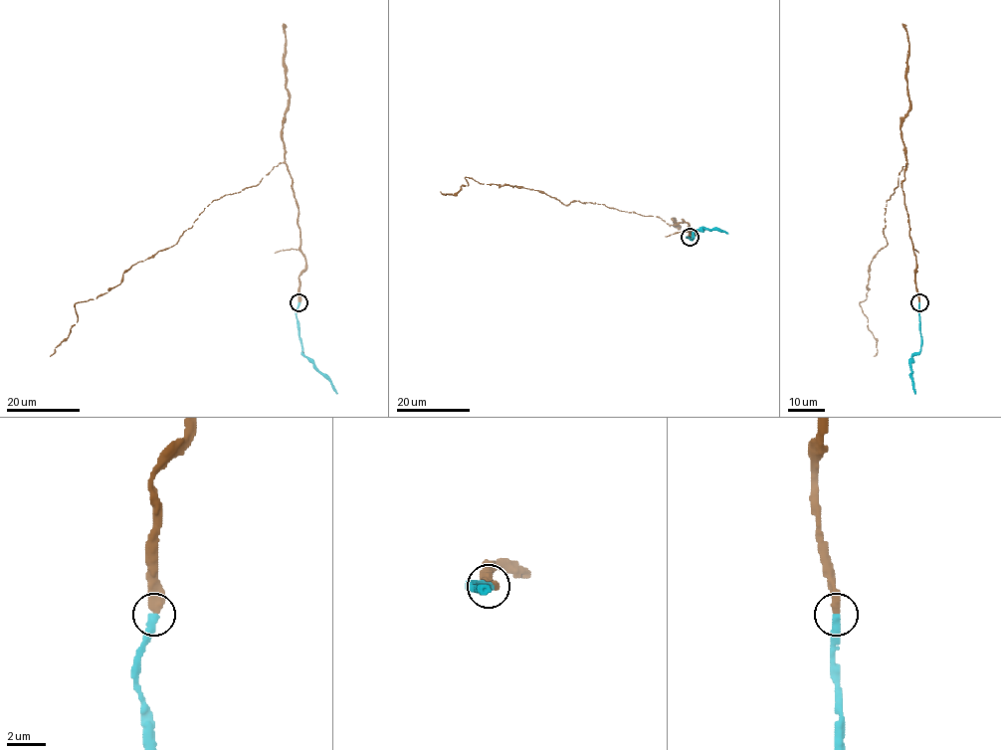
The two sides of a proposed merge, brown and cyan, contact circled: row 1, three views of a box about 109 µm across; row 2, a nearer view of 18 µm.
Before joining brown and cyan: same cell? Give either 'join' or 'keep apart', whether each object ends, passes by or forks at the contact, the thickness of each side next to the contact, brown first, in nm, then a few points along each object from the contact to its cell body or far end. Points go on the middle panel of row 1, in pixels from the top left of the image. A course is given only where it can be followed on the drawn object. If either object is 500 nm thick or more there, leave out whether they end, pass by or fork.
join; brown ends; cyan ends; calibres 440 and 420 nm; course brown (690, 237), (683, 220), (565, 205), (528, 188), (465, 177), (453, 195), (441, 191); course cyan (690, 237), (687, 237), (693, 239), (696, 230), (720, 230), (727, 233)

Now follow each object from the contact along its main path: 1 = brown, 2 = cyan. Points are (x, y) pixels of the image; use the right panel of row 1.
1: (919, 301), (901, 182), (907, 163), (886, 201), (887, 245), (871, 262), (860, 302), (877, 340), (874, 356)
2: (919, 302), (920, 349), (911, 356), (910, 373), (915, 393)

